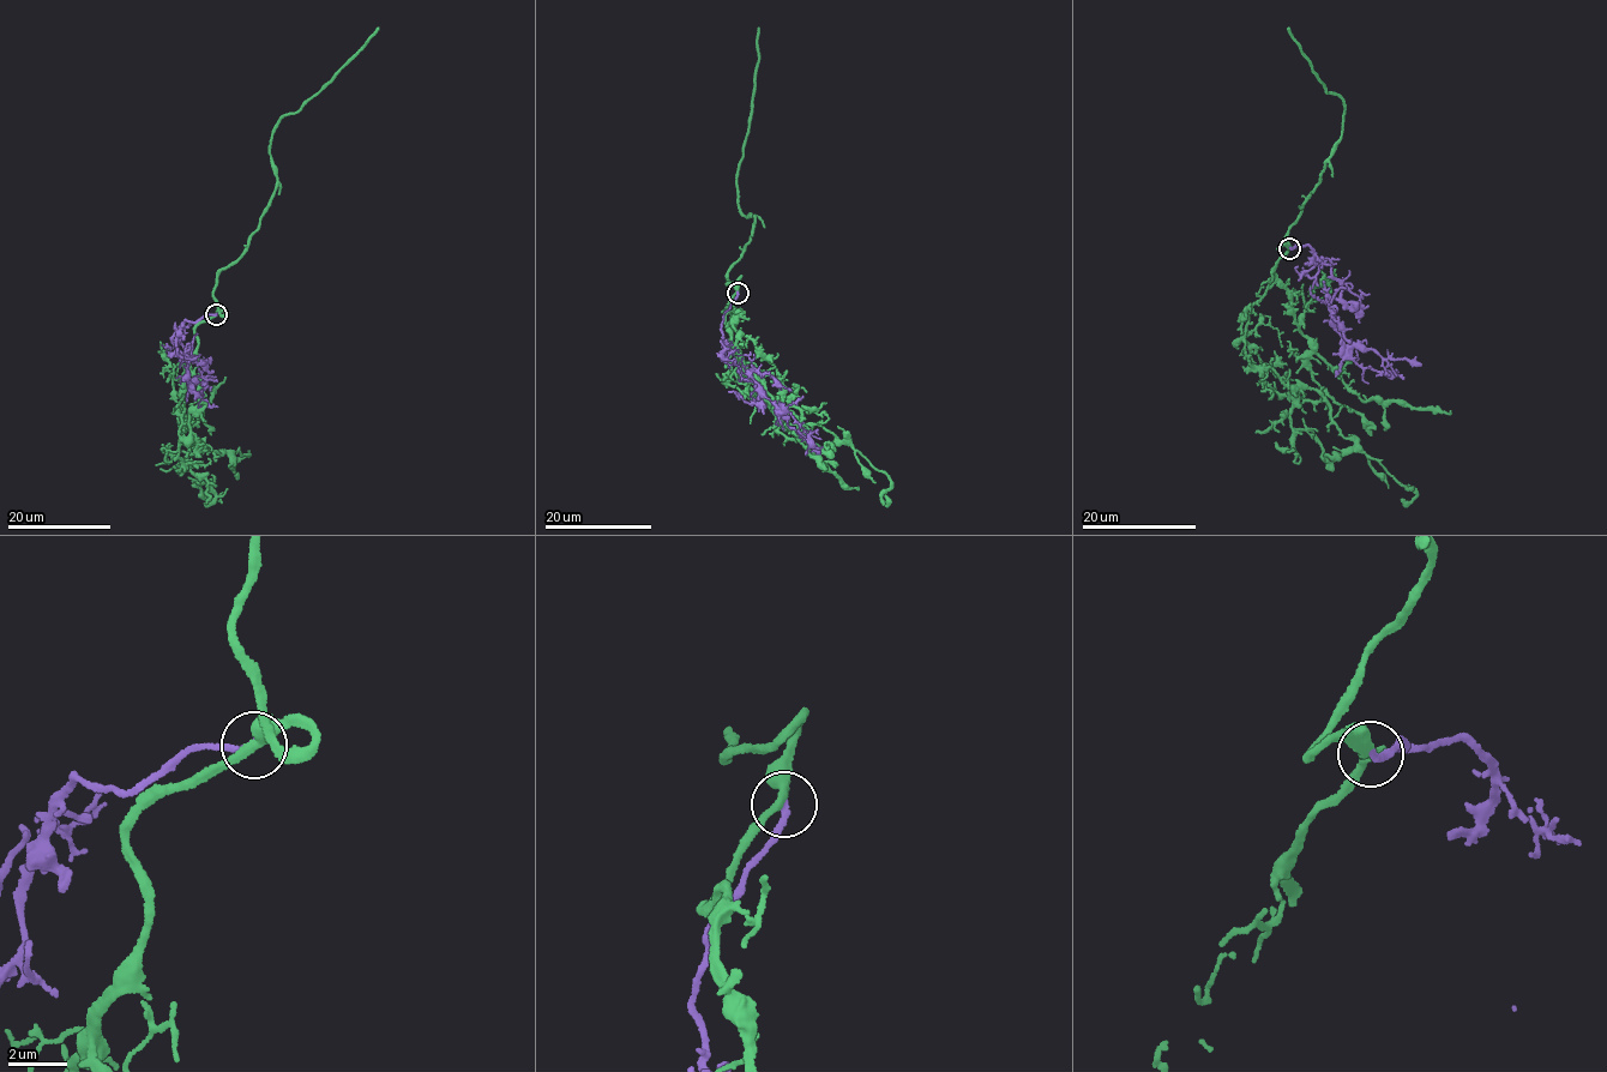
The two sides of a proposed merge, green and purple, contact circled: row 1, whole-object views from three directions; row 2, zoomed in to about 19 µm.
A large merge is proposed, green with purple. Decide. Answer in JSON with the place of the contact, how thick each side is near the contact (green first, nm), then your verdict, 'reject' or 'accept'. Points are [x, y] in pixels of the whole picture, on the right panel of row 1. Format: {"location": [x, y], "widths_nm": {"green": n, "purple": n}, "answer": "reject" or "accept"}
{"location": [1289, 248], "widths_nm": {"green": 340, "purple": 240}, "answer": "accept"}

